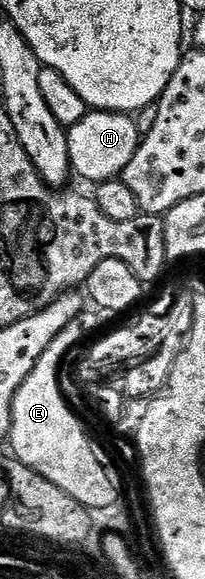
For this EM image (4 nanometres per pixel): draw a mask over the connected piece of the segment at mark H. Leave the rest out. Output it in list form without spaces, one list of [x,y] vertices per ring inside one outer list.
[[[93,110],[79,124],[68,127],[69,164],[74,175],[86,178],[90,184],[121,178],[127,164],[135,156],[142,134],[137,131],[133,118],[116,110]]]

